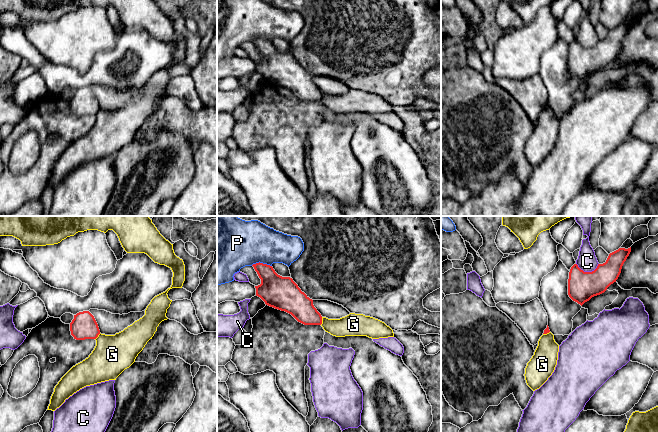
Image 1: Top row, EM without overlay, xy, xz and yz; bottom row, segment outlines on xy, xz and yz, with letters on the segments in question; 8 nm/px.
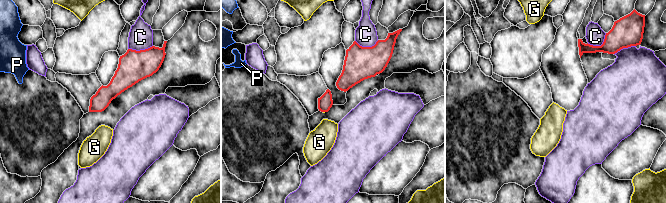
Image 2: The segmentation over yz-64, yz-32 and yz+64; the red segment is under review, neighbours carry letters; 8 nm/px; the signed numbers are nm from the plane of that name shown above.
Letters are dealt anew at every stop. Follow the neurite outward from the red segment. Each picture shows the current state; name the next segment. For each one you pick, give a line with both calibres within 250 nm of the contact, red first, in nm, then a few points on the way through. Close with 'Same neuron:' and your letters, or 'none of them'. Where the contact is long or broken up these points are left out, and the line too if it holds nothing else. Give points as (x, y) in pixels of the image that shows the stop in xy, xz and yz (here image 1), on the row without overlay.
Same neuron: none of them

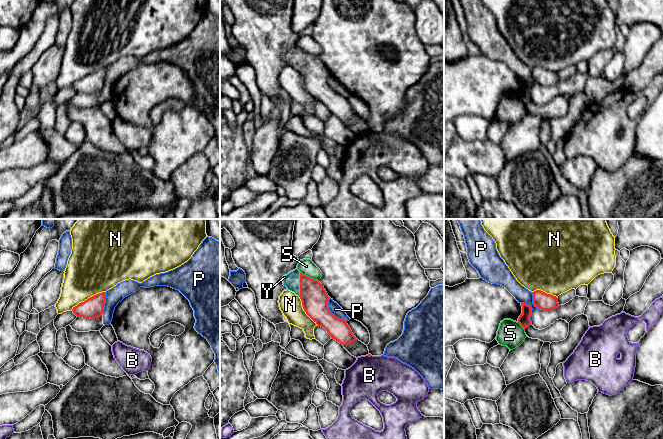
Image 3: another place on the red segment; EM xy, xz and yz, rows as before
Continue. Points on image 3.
Y: calibres 220 and 130 nm; way xz (314, 73), (300, 60), (292, 56)
Same neuron: Y

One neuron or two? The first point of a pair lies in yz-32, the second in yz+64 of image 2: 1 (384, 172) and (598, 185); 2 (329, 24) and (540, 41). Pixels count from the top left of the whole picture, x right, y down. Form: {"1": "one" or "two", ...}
{"1": "two", "2": "one"}

